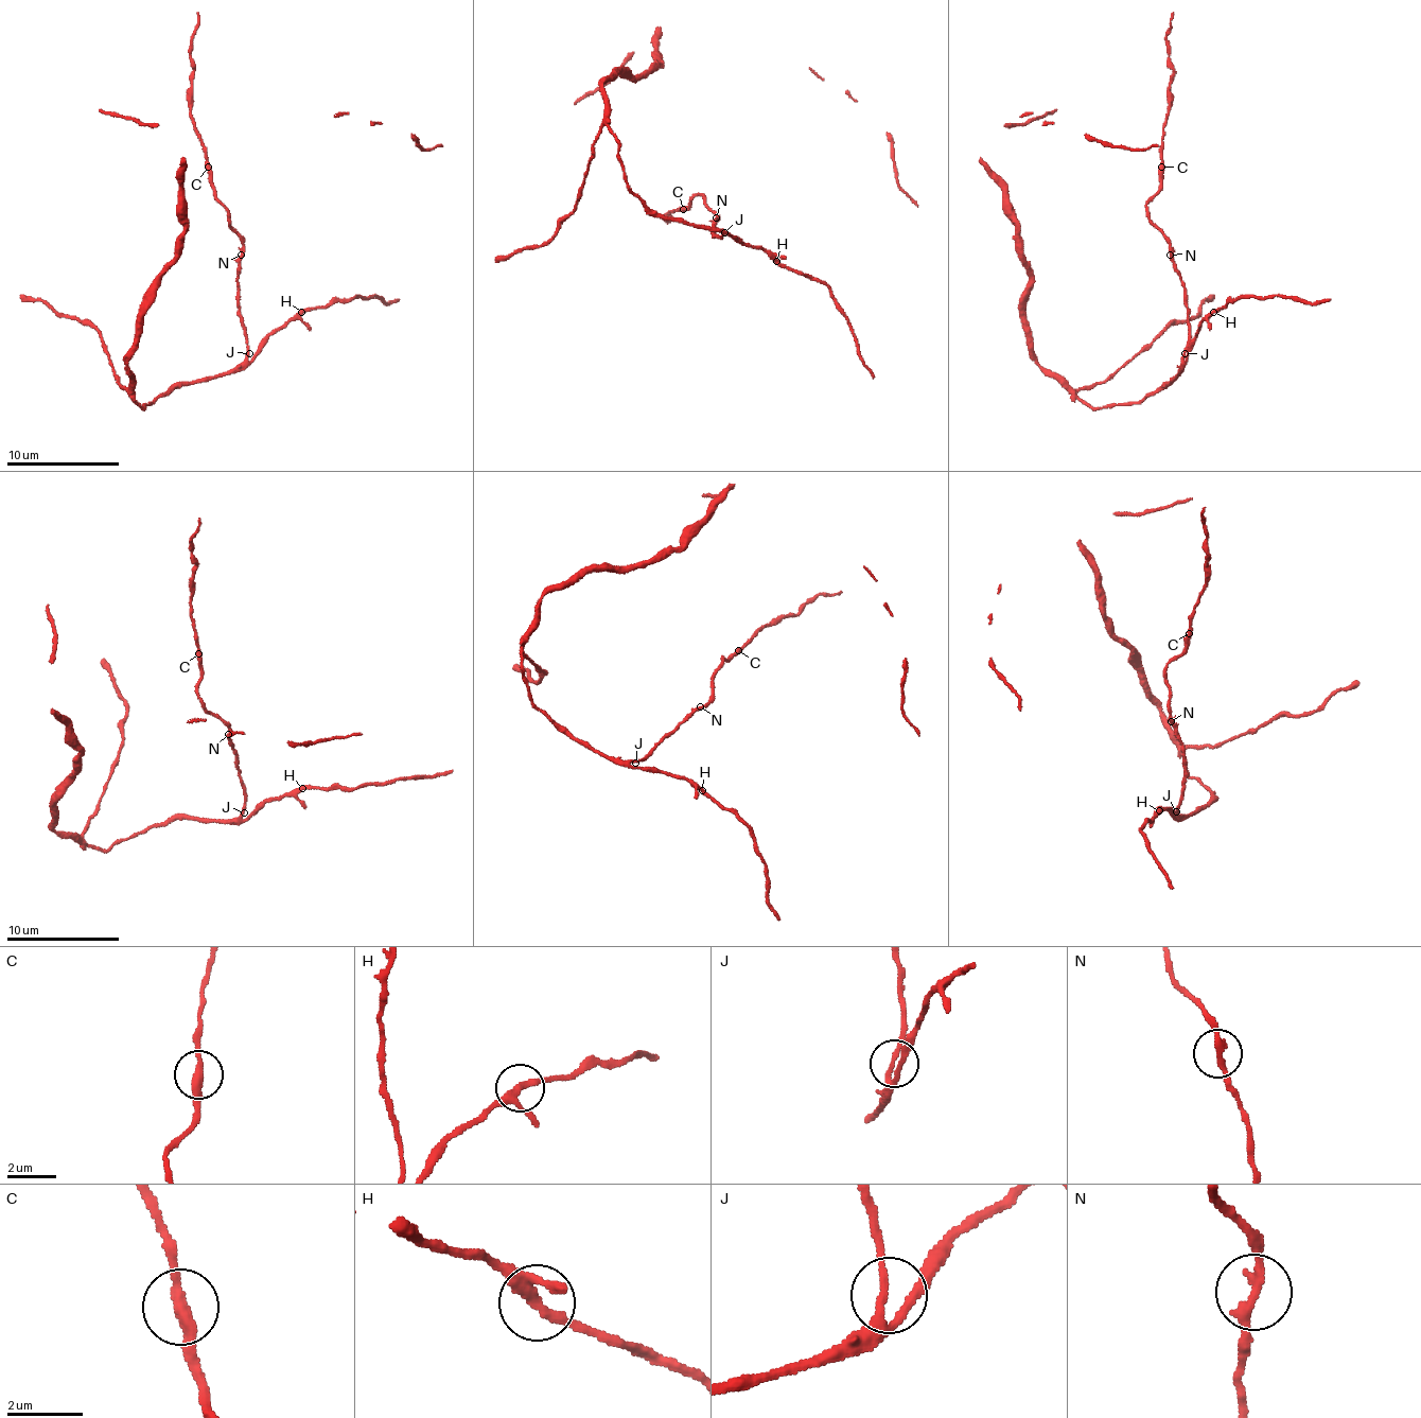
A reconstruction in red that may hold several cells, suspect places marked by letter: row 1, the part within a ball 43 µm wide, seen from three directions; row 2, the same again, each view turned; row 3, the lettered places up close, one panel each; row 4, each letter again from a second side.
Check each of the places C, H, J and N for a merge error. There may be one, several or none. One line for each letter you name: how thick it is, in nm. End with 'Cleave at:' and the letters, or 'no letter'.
Cleave at: no letter

